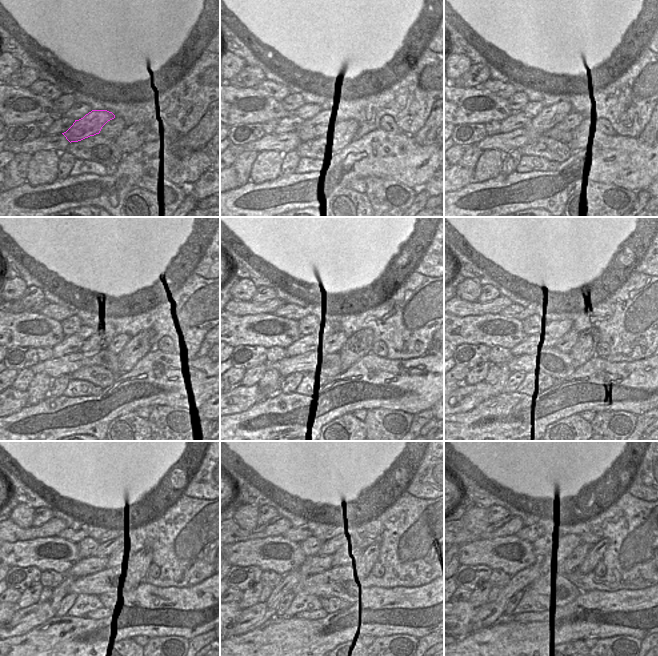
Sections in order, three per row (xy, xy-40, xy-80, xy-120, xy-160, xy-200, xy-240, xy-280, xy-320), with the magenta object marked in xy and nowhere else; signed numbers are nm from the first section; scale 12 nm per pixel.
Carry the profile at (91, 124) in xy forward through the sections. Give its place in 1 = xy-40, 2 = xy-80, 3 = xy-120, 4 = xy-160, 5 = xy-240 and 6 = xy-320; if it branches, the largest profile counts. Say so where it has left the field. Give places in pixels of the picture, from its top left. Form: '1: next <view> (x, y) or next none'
1: next xy-40 (317, 126)
2: next xy-80 (561, 112)
3: next xy-120 (109, 338)
4: next xy-160 (335, 343)
5: next xy-240 (120, 559)
6: next xy-320 (569, 557)

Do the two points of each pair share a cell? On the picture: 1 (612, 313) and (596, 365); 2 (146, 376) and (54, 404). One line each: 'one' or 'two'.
1: two
2: one

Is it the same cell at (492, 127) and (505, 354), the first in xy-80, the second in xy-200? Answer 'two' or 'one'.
one

